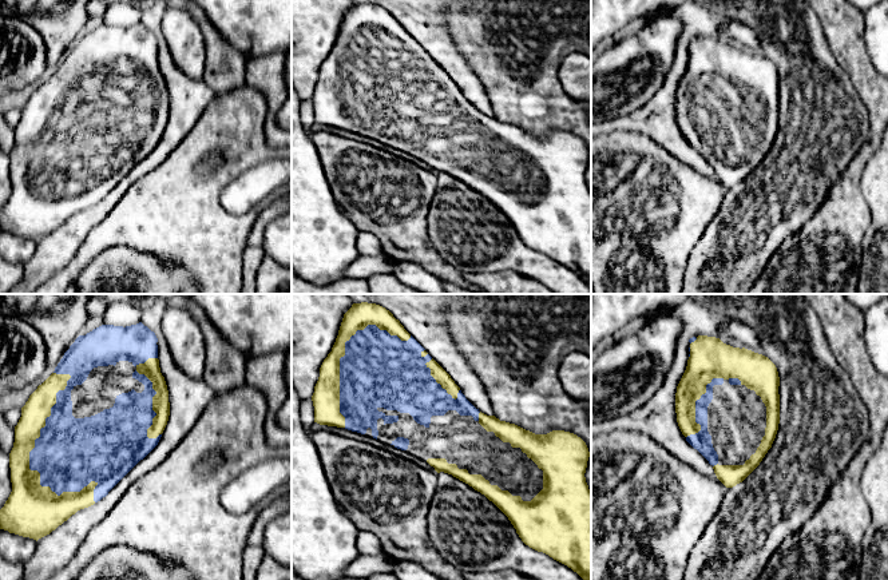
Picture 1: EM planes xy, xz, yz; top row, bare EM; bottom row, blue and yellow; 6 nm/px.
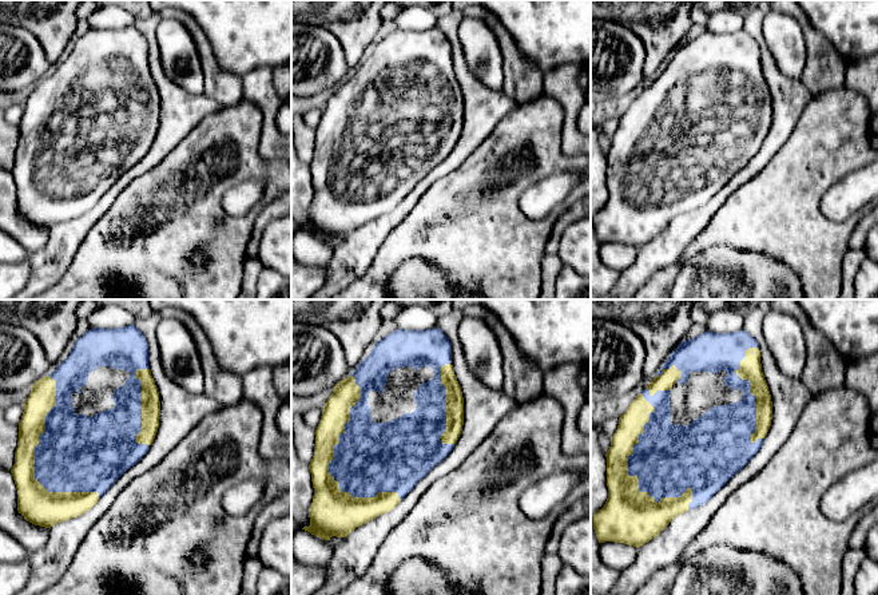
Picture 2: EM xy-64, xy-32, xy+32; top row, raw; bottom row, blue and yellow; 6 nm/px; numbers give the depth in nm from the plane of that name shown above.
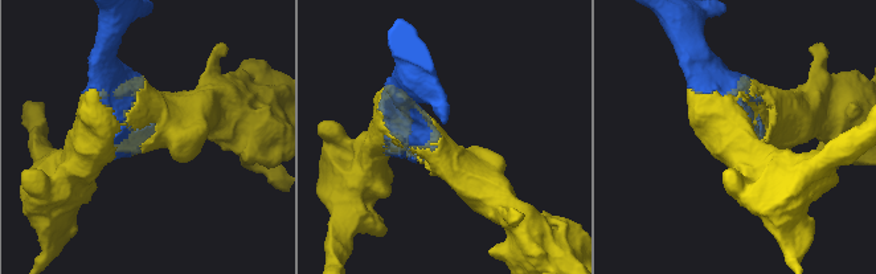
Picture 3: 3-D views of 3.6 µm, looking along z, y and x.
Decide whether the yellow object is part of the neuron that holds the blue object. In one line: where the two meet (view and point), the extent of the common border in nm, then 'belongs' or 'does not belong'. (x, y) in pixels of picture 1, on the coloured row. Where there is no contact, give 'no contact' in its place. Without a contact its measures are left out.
xy (30, 460) | 800 nm | belongs

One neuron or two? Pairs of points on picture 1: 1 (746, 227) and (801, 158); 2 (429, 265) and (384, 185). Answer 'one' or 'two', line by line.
1: one
2: one

